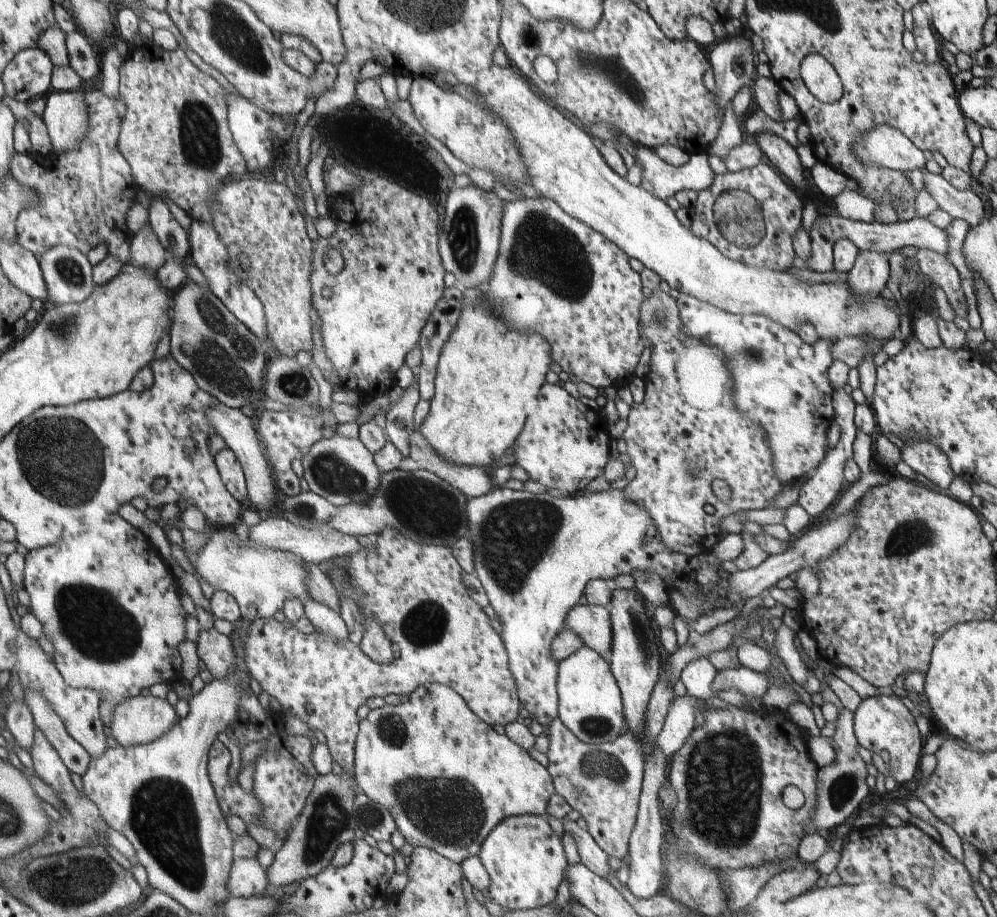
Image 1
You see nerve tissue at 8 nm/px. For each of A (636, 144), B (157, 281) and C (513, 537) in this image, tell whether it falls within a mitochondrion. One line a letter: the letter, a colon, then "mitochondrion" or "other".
A: other
B: other
C: mitochondrion

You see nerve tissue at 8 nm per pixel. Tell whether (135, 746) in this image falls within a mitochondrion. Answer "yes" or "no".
no

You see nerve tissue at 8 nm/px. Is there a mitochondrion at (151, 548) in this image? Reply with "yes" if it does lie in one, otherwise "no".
no

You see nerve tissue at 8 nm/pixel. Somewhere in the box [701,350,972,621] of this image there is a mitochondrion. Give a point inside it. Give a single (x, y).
(911, 536)

